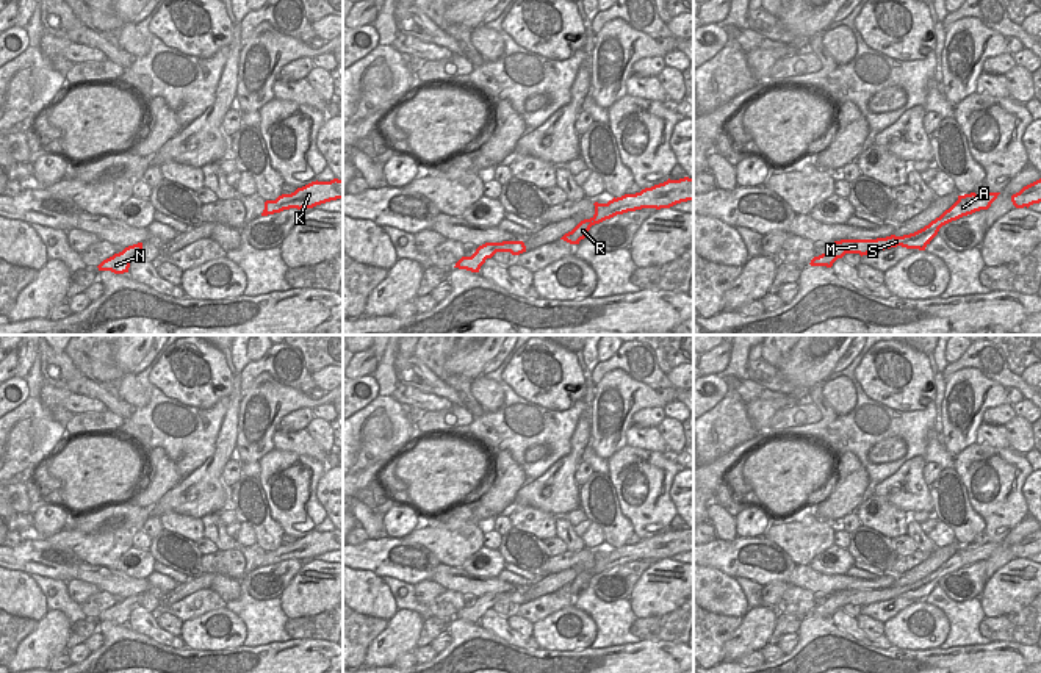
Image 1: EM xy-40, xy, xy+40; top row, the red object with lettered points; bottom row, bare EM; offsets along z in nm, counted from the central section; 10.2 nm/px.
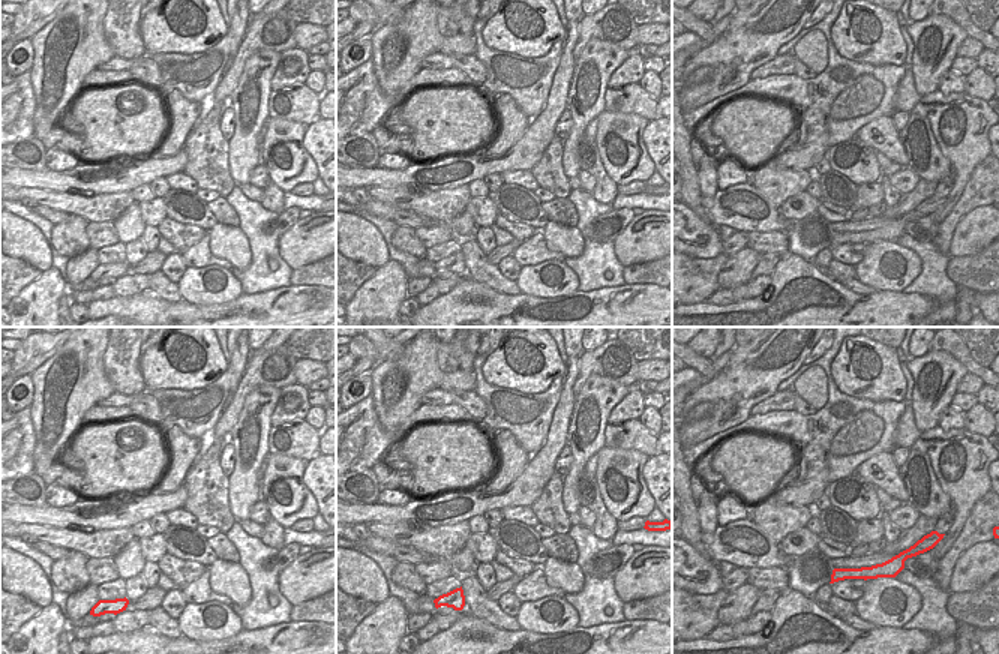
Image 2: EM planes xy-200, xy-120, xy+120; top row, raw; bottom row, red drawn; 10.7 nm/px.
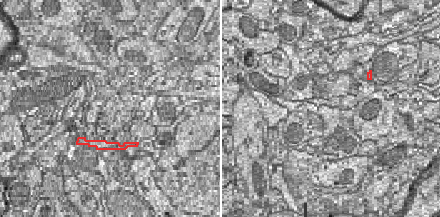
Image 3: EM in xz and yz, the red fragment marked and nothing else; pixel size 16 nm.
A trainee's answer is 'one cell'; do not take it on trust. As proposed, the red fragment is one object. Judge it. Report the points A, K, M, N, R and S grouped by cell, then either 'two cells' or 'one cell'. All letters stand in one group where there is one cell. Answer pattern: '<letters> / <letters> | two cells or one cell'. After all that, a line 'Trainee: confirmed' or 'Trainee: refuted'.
A K M N R S | one cell
Trainee: confirmed

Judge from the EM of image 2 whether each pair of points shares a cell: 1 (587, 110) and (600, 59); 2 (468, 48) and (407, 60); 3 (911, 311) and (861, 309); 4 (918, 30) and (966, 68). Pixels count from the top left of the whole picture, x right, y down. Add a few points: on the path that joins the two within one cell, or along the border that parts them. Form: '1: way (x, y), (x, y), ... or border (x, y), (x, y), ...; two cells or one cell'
1: way (587, 98), (590, 77), (596, 71); one cell
2: way (453, 45), (422, 45); one cell
3: way (899, 311), (873, 311); one cell
4: border (956, 56), (950, 68); two cells

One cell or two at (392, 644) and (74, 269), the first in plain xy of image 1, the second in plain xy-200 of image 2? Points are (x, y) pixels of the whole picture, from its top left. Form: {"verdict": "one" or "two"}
{"verdict": "two"}

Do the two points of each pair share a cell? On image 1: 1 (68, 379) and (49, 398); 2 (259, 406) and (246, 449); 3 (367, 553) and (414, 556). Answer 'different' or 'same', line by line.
1: different
2: same
3: same

